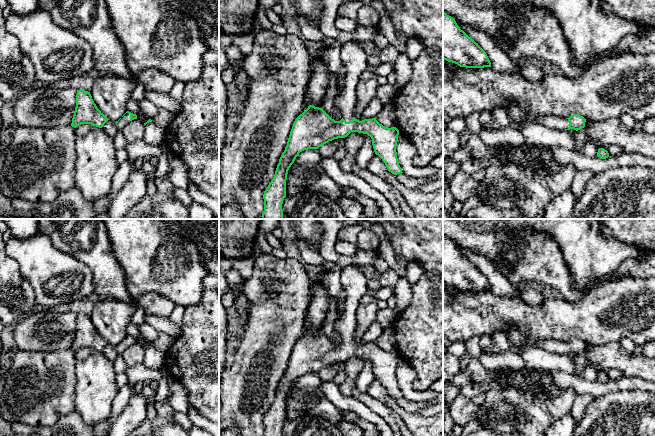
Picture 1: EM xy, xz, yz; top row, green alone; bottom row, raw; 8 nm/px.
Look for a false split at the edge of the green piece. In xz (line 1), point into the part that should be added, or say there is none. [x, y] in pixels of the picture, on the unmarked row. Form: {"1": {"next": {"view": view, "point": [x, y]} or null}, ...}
{"1": {"next": {"view": "xz", "point": [354, 282]}}}

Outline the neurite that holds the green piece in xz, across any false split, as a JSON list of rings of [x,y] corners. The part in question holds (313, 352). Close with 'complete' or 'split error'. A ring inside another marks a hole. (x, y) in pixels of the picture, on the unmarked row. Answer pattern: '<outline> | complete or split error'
[[[349,264],[342,268],[340,280],[345,292],[345,306],[343,313],[339,315],[335,323],[335,330],[339,332],[342,338],[342,343],[340,345],[335,345],[322,332],[315,331],[313,329],[309,329],[308,332],[295,343],[290,355],[287,369],[279,383],[275,399],[264,415],[263,436],[283,436],[282,428],[284,422],[286,421],[286,404],[288,394],[300,376],[308,373],[318,373],[329,365],[347,361],[351,356],[363,357],[370,360],[375,378],[382,383],[388,395],[394,399],[403,397],[399,389],[396,376],[399,354],[396,351],[388,352],[383,350],[376,344],[376,342],[359,345],[354,340],[359,300],[363,295],[369,292],[367,287],[368,279],[361,272],[358,266],[355,264]]] | split error

